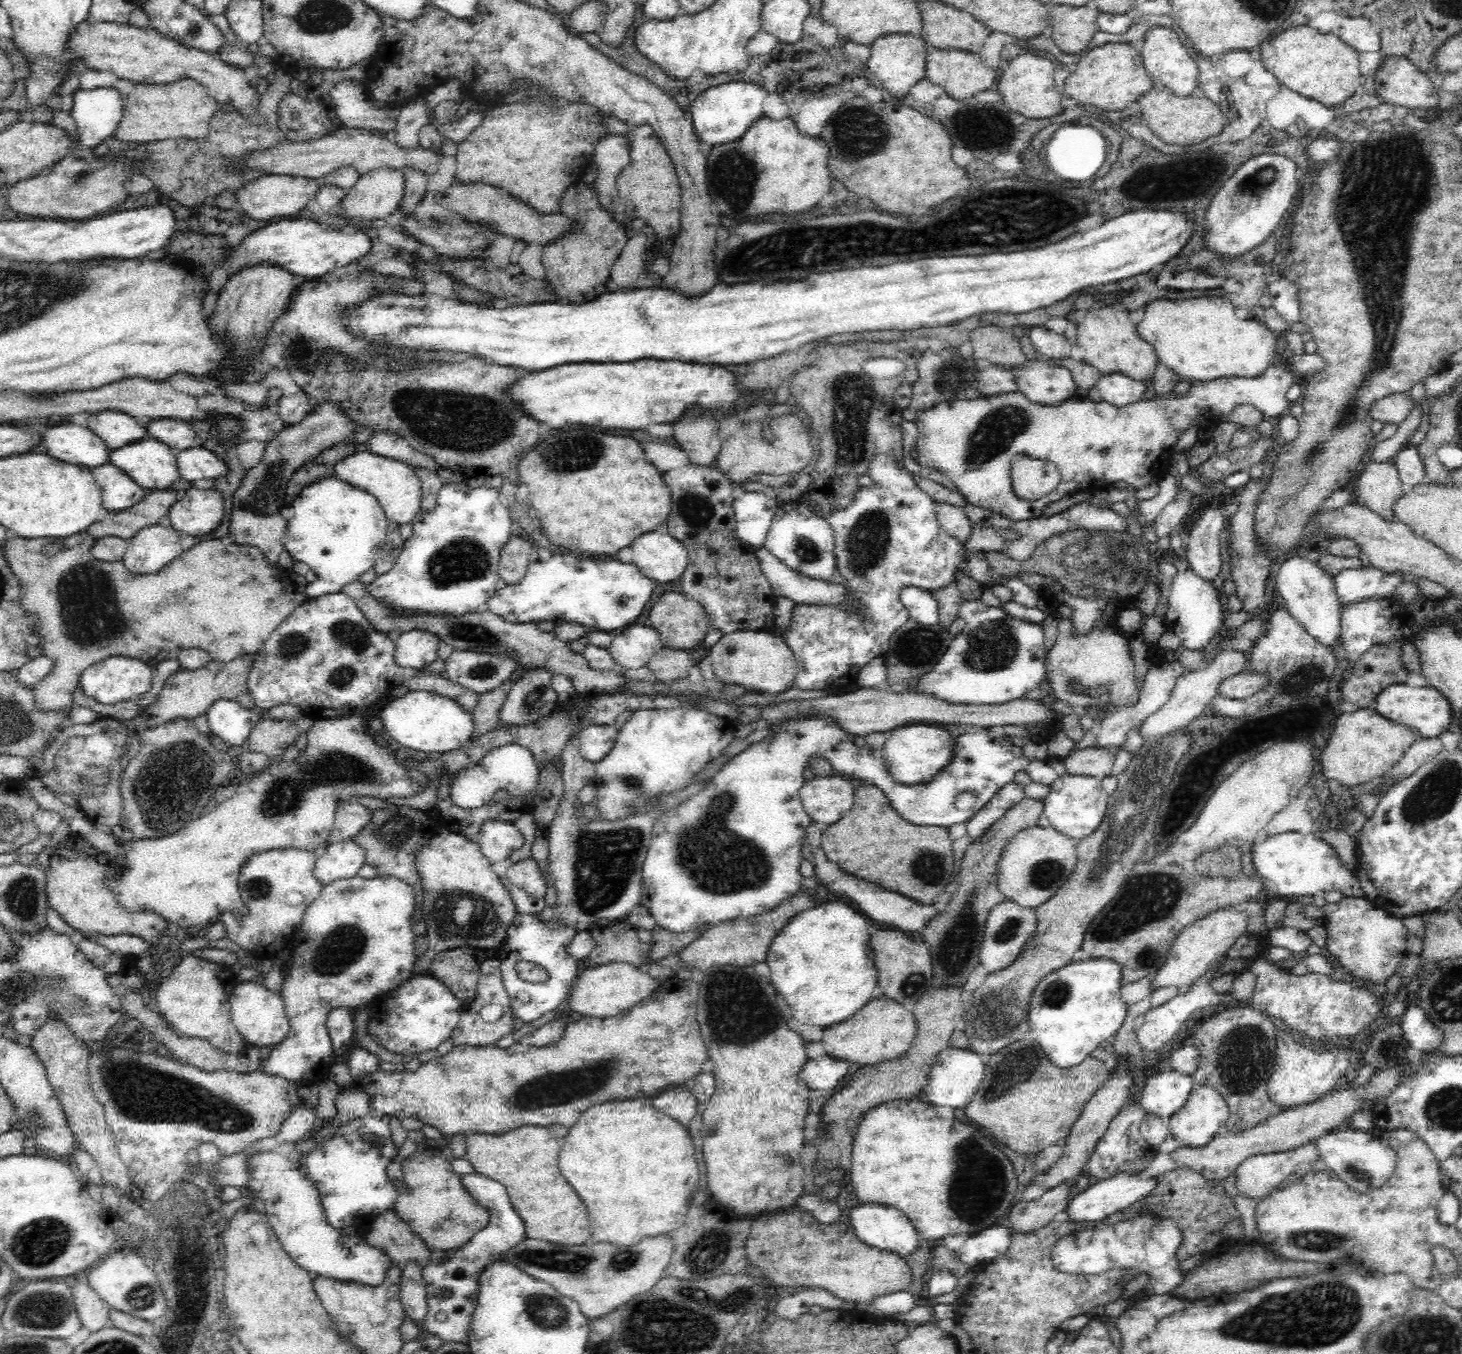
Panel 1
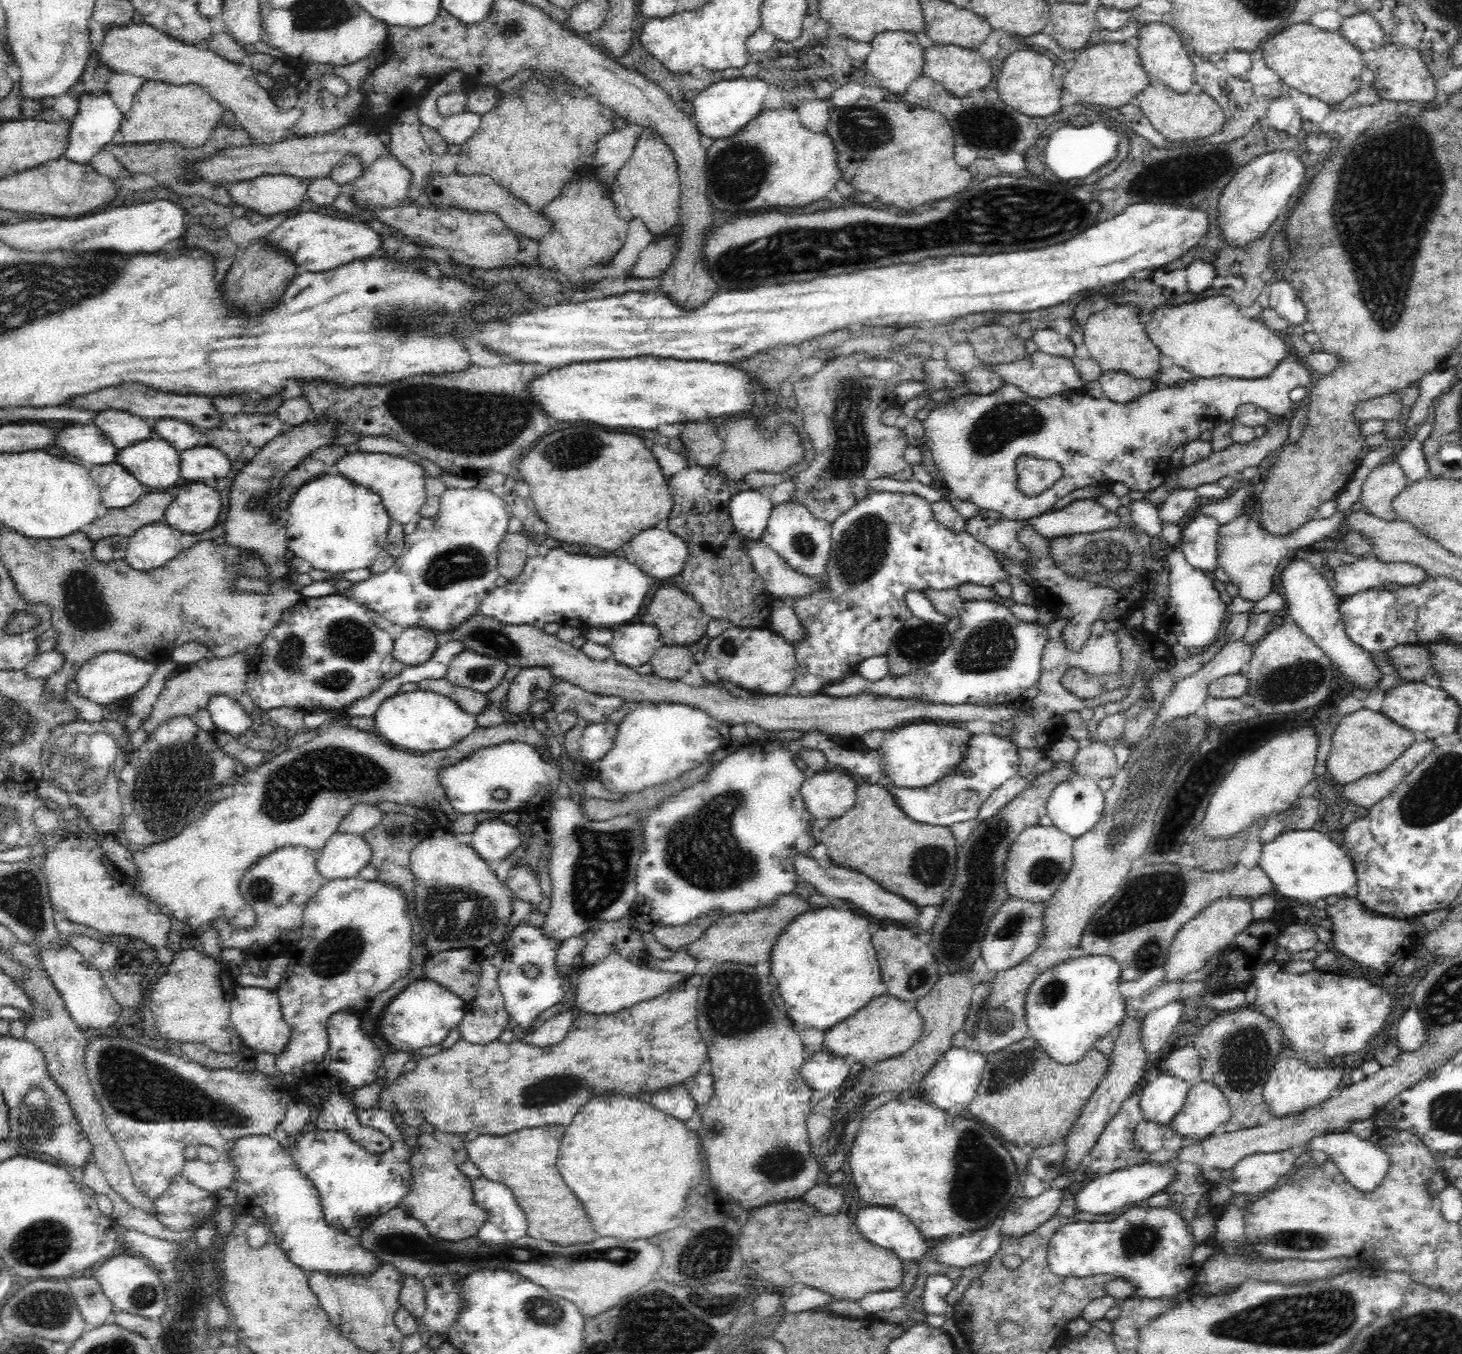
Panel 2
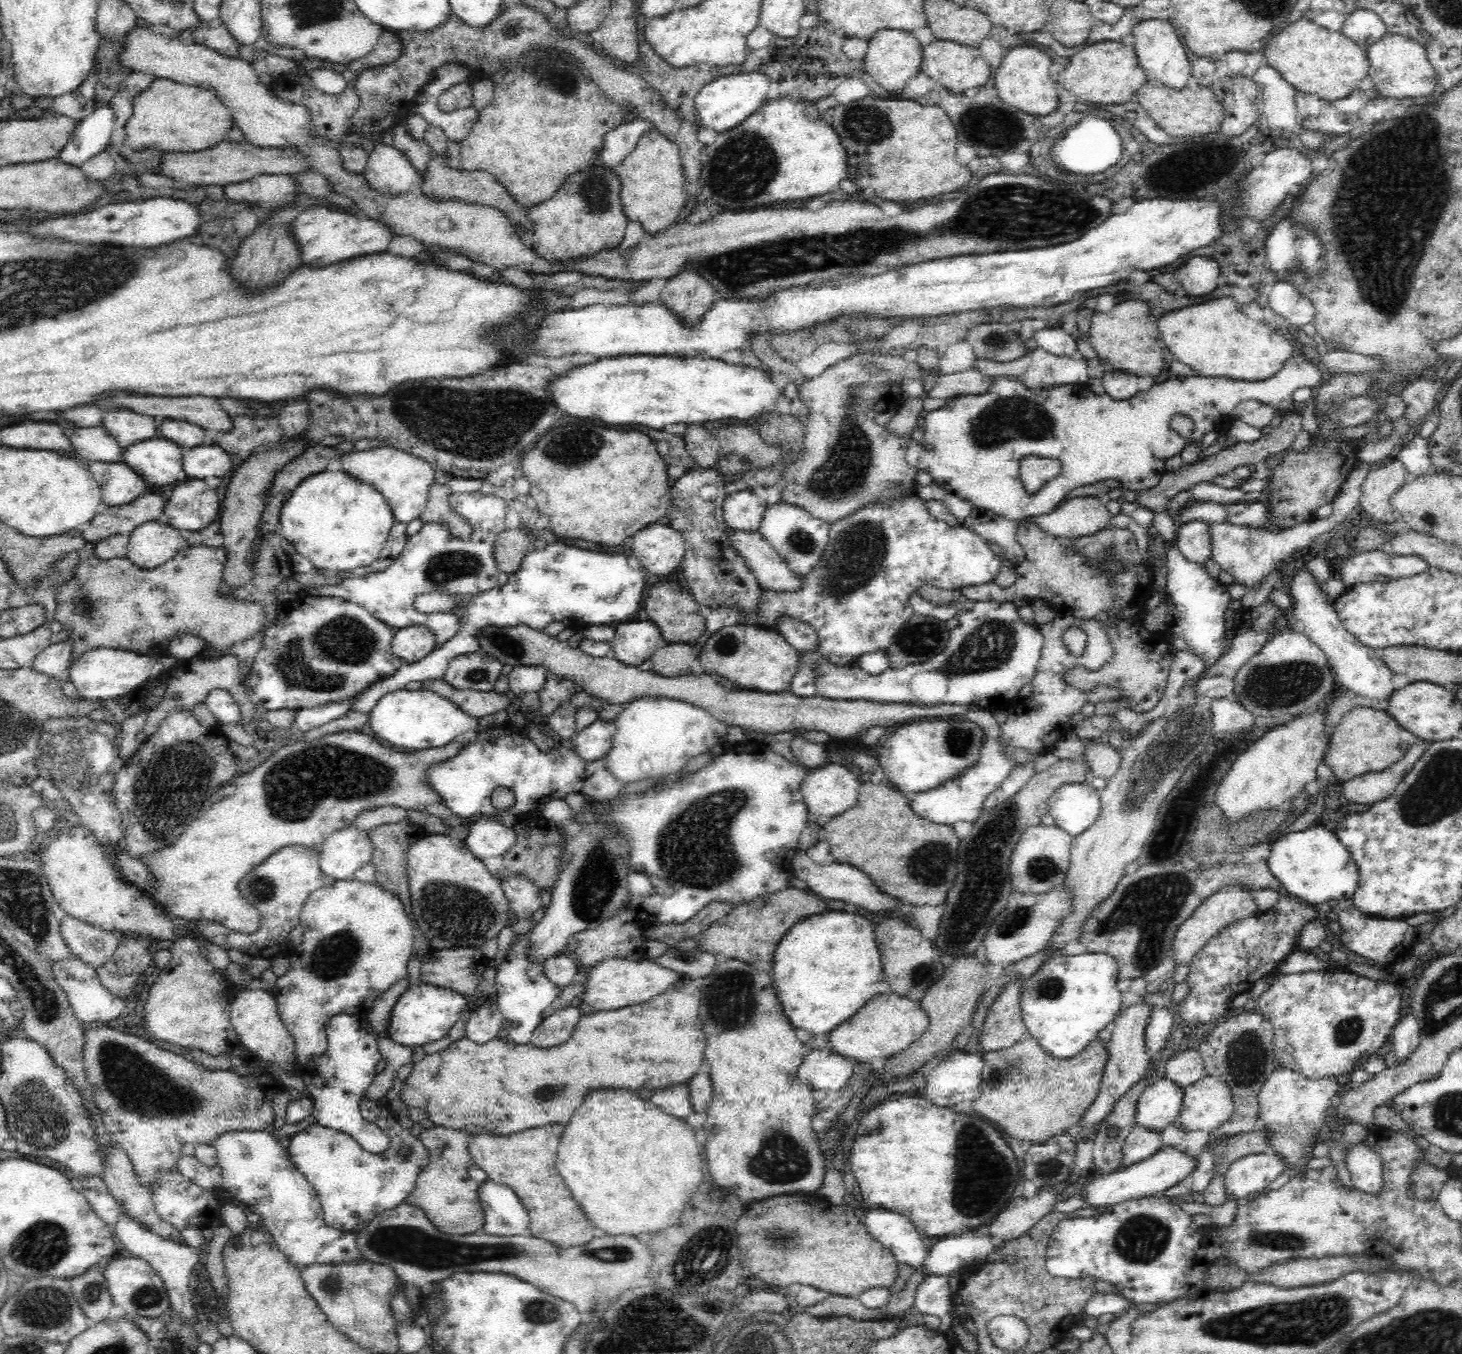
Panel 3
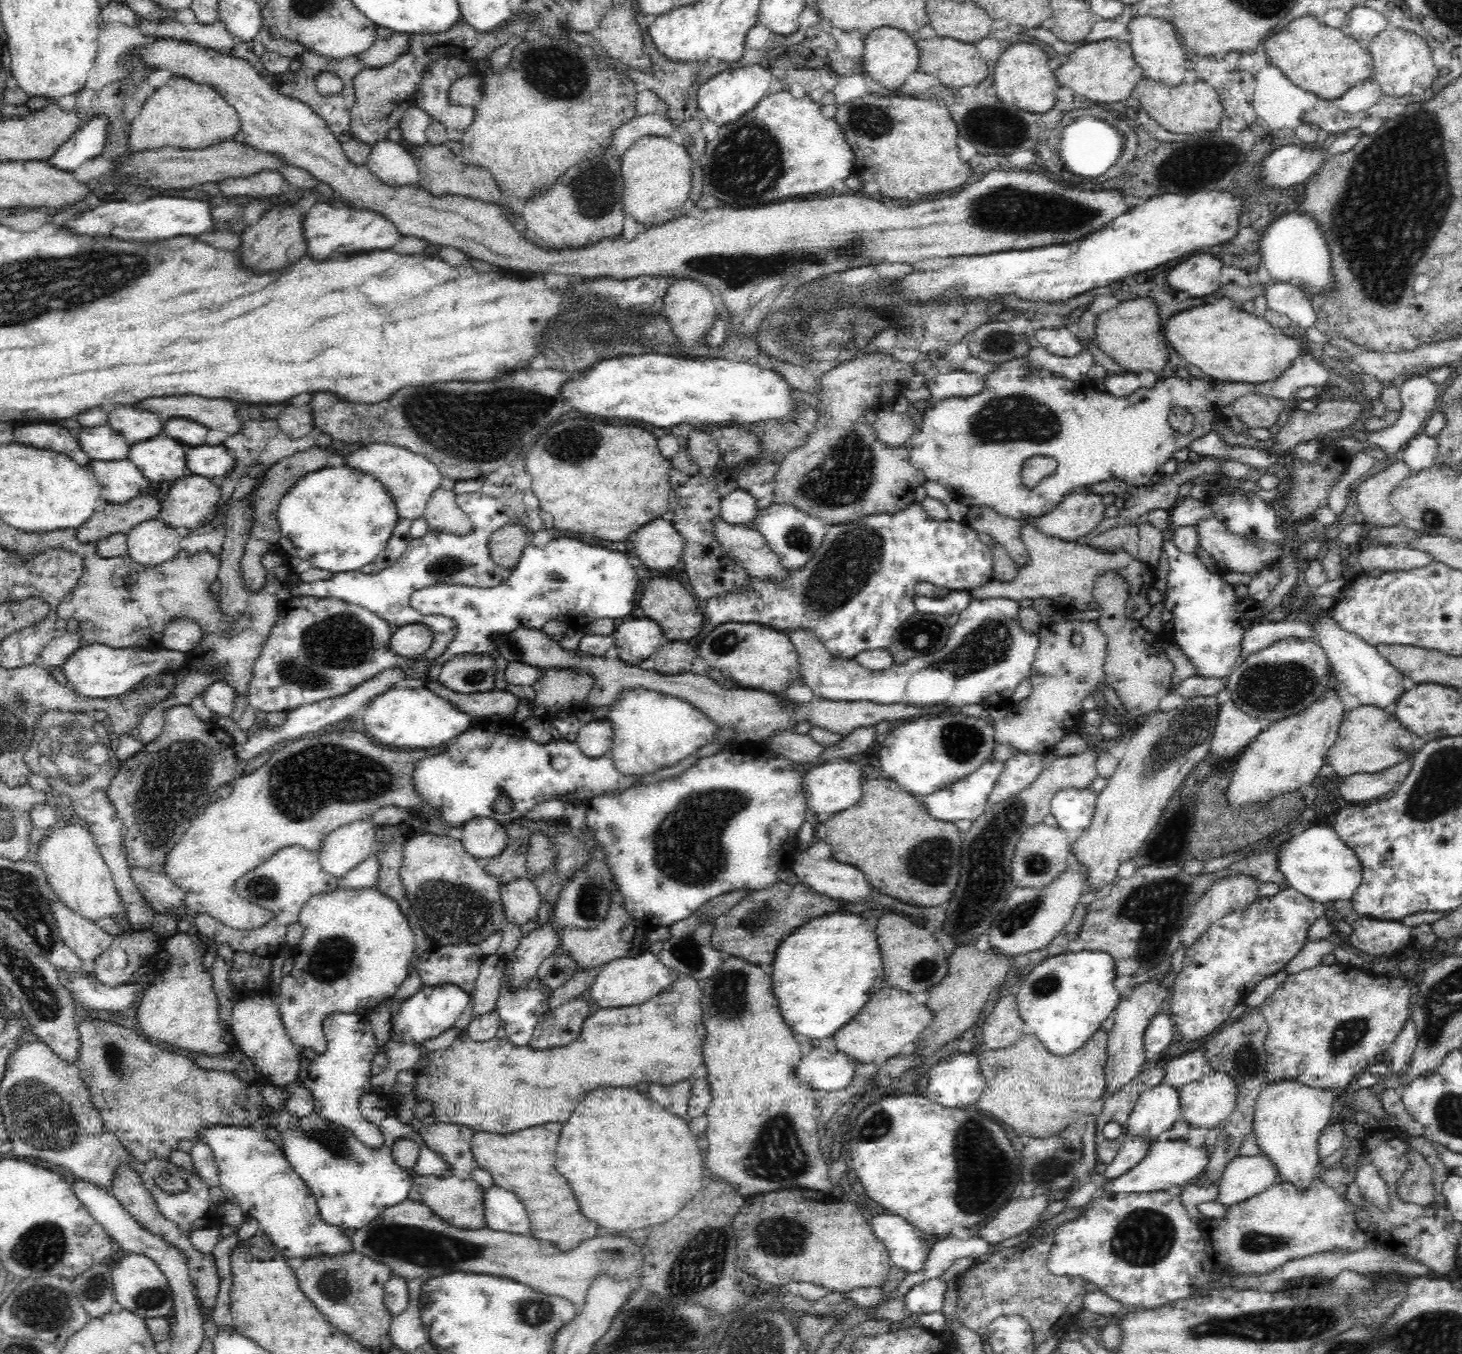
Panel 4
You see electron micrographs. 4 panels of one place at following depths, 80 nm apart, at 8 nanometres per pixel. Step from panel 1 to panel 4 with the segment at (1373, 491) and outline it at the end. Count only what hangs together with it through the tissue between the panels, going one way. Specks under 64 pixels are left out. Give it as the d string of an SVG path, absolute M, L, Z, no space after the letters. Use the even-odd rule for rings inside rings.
M1398 457L1386 468L1375 469L1356 488L1360 520L1369 526L1392 527L1400 522L1400 515L1390 504L1390 496L1402 479L1412 474L1410 467Z

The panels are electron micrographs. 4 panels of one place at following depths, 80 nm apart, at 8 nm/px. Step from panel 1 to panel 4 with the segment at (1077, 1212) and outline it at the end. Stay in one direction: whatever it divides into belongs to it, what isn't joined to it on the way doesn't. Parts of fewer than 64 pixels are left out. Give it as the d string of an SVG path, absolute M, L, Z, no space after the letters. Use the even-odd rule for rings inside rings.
M1159 1139L1150 1147L1148 1154L1134 1168L1110 1181L1105 1181L1100 1194L1148 1194L1182 1186L1185 1182L1198 1177L1209 1163L1204 1147L1194 1149L1185 1141Z

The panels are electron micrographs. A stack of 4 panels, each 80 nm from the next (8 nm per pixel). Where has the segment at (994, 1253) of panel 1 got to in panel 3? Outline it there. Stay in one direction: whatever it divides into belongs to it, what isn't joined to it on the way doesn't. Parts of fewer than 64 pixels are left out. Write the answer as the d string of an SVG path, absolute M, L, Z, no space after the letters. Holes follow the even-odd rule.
M964 1234L955 1238L940 1238L923 1262L928 1275L947 1276L974 1262L984 1260L998 1245L992 1236Z

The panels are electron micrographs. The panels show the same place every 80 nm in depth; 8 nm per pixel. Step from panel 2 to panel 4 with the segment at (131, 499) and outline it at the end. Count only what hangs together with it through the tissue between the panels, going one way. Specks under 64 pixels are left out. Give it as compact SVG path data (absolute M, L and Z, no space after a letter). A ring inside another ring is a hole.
M127 458L114 462L89 459L86 466L101 486L102 503L127 503L133 498L147 495L152 488L152 482L144 478L138 467Z

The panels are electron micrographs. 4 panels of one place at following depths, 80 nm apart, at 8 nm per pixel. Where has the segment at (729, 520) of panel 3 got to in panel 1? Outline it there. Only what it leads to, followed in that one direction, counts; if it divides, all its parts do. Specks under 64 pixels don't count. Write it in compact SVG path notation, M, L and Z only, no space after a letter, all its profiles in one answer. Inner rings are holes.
M746 492L733 502L737 537L752 550L764 547L765 538L779 503L758 492Z

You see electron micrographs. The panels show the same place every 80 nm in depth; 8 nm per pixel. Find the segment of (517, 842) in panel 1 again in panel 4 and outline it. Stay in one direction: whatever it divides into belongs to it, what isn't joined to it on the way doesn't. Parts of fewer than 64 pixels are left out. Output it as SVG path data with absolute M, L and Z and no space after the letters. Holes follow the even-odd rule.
M481 817L466 823L461 843L470 856L484 860L499 855L509 845L509 836L504 824Z

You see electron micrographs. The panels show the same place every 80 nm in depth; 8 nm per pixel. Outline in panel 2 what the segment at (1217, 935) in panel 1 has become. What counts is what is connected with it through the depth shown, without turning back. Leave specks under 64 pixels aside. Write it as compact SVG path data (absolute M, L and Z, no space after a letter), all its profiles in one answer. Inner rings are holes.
M1223 896L1215 899L1201 911L1190 922L1187 922L1176 933L1165 962L1165 976L1159 984L1182 980L1189 974L1202 969L1206 961L1216 952L1221 952L1234 939L1239 931L1244 930L1252 922L1250 899L1242 896Z

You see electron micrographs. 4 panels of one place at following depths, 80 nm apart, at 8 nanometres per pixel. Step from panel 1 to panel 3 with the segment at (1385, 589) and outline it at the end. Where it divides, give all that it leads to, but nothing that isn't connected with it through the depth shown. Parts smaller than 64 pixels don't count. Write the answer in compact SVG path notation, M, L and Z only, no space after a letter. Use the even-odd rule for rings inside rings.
M1373 550L1354 553L1350 558L1334 565L1333 573L1342 581L1346 592L1360 583L1376 581L1379 575L1398 579L1414 576L1425 570L1428 570L1426 561L1416 555L1390 555Z

